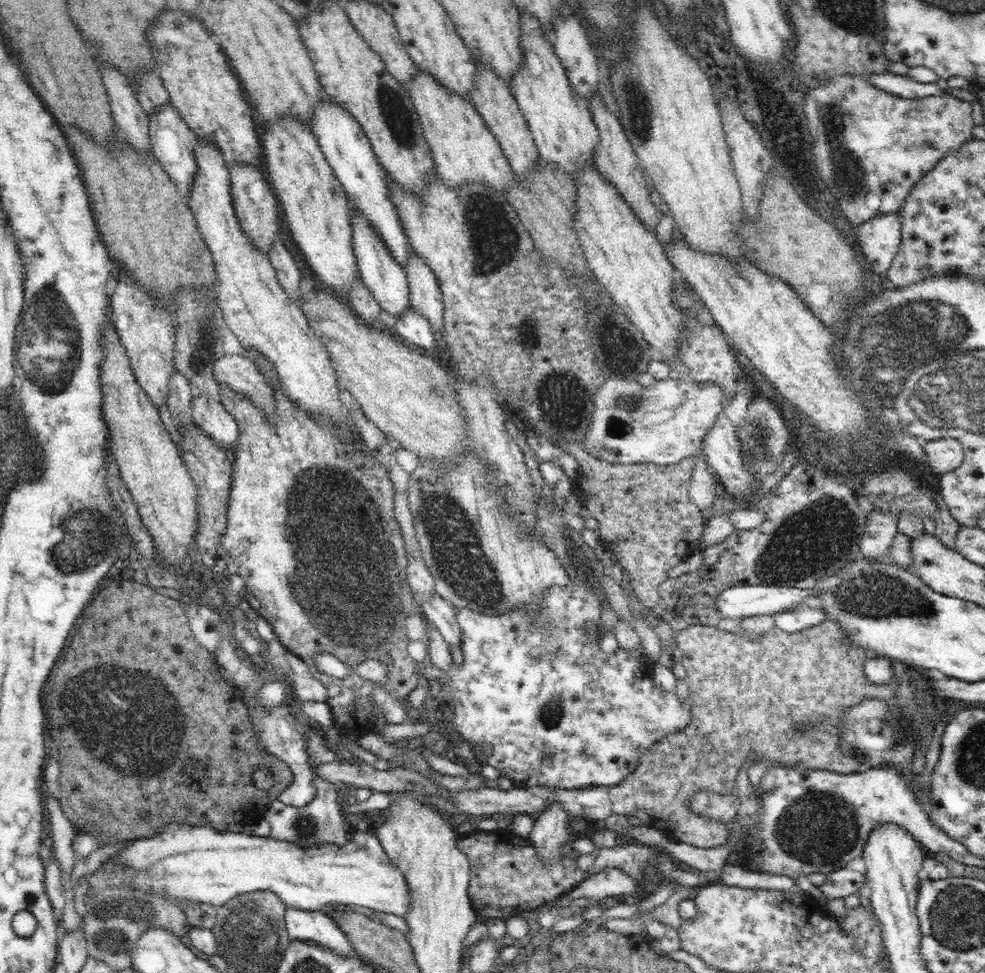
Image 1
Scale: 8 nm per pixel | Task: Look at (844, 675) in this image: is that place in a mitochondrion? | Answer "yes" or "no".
no

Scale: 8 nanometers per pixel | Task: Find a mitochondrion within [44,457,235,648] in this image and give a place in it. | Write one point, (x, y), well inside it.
(85, 534)

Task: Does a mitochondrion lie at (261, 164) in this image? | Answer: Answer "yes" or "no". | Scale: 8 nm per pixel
no

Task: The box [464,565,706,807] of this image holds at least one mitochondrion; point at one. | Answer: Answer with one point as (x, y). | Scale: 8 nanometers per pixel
(550, 714)

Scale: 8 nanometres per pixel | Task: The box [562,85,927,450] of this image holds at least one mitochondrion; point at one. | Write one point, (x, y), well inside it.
(853, 175)

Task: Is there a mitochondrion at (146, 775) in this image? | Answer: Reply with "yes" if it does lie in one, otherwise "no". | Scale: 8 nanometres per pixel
yes

